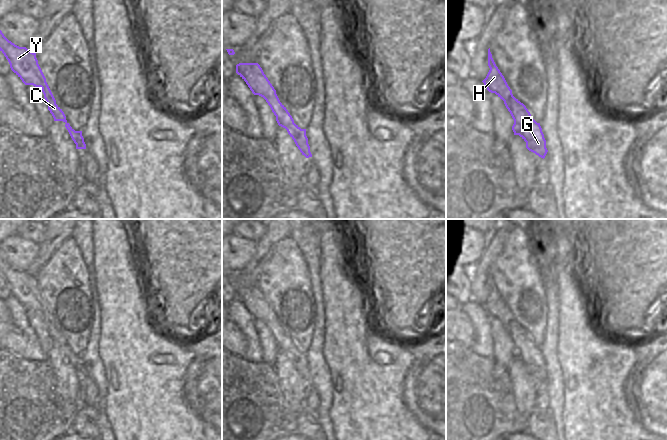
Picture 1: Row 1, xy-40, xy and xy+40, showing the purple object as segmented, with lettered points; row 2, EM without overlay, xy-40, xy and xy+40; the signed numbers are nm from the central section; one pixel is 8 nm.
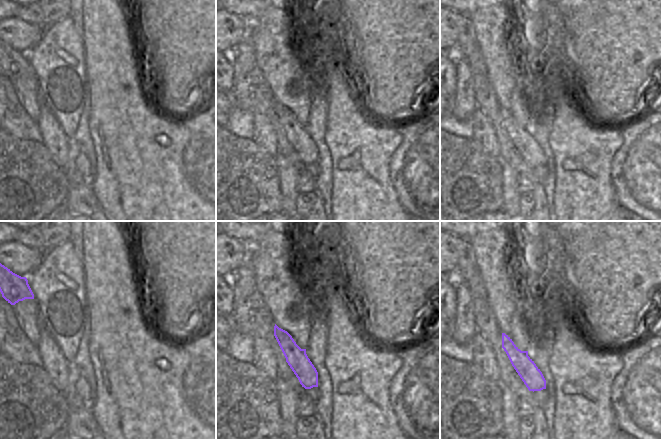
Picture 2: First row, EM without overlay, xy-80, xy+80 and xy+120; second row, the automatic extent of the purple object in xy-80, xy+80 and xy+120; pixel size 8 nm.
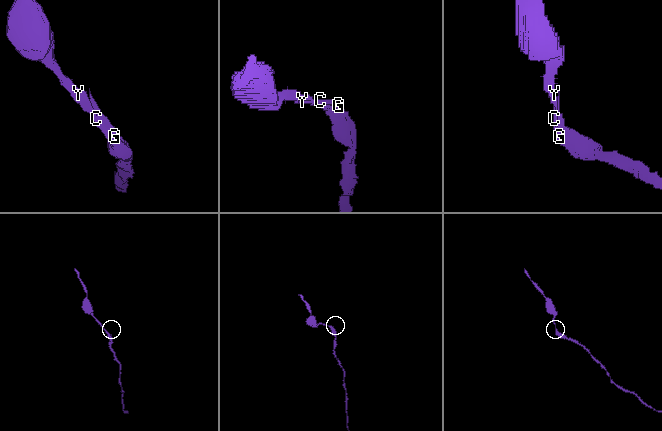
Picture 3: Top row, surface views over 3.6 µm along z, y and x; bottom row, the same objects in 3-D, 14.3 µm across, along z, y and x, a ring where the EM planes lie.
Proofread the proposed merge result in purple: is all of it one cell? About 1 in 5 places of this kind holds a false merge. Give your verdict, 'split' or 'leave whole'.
leave whole

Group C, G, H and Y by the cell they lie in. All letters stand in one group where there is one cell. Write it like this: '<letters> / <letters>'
C G H Y

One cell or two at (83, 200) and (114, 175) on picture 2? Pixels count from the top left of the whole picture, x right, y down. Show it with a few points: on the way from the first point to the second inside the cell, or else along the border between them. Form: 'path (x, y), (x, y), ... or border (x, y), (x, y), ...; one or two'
border (87, 181), (98, 206); two

